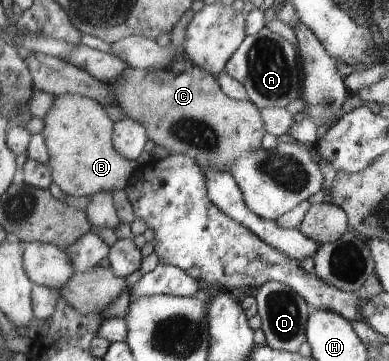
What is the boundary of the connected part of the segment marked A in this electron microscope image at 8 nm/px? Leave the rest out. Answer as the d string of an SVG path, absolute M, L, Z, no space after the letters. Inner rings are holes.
M267 27L258 34L247 35L228 61L225 72L244 86L249 100L260 110L274 107L284 109L292 100L303 96L300 54L288 40Z

